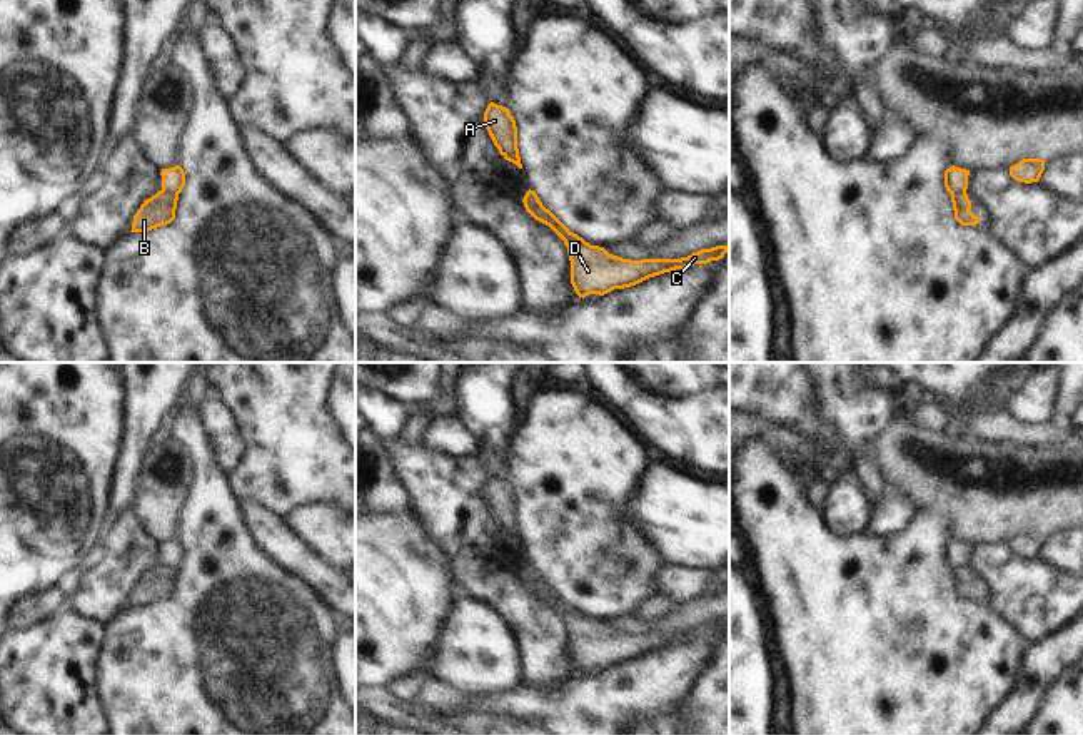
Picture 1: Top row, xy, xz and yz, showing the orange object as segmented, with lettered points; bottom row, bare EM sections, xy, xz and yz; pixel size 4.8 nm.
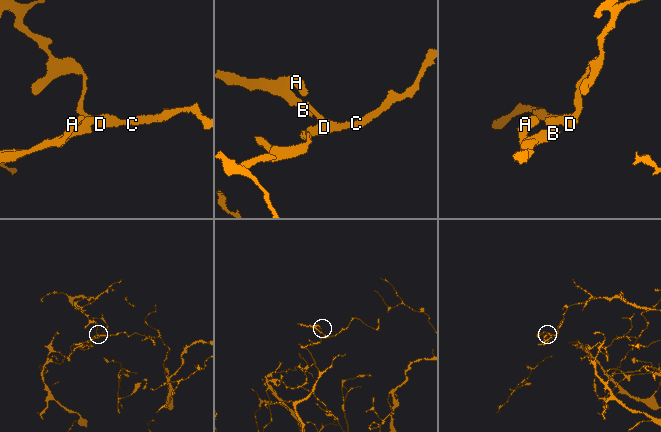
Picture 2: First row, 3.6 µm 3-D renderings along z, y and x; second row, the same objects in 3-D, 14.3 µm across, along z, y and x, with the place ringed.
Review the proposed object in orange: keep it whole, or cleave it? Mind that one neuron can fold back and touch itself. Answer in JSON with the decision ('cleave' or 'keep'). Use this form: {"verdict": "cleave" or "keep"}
{"verdict": "cleave"}

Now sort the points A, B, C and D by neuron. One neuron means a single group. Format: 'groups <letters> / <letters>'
groups A B / C D

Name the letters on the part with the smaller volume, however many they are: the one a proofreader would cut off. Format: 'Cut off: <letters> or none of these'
Cut off: A, B

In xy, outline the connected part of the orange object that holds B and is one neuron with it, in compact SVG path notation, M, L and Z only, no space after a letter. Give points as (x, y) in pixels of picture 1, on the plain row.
M159 565L150 573L144 575L133 590L130 606L149 606L160 600L167 600L175 593L179 570L174 566Z

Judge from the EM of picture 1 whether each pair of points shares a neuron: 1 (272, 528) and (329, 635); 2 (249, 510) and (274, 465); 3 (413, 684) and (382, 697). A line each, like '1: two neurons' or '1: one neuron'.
1: two neurons
2: two neurons
3: two neurons

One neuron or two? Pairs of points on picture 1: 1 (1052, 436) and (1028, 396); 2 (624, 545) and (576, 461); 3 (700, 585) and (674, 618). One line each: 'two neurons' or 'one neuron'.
1: two neurons
2: one neuron
3: two neurons

